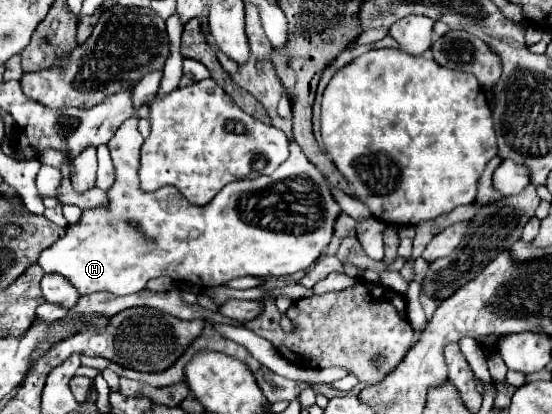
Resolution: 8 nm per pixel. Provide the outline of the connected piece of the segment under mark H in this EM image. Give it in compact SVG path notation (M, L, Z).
M132 117L132 119L126 119L116 135L108 141L108 149L110 149L110 155L112 155L112 163L114 163L114 183L112 187L106 191L108 195L108 205L104 207L94 207L94 209L84 209L82 211L82 217L78 223L74 225L66 225L66 233L64 237L60 237L52 247L44 249L38 263L40 267L44 269L44 273L60 273L64 275L66 279L70 279L78 293L80 295L88 295L88 293L94 293L94 291L112 291L114 295L128 295L128 293L136 293L140 289L146 287L148 279L152 277L160 277L160 275L168 275L168 277L176 277L174 281L188 281L188 283L196 283L200 287L216 287L216 285L222 285L230 279L236 279L236 277L246 277L246 275L252 275L252 277L282 277L282 275L292 275L292 273L298 273L298 271L304 271L308 269L322 253L322 249L330 243L332 239L332 227L334 227L334 221L336 217L342 213L340 207L336 205L336 201L332 199L330 195L330 185L326 183L326 179L322 177L322 173L306 159L306 155L302 153L300 145L296 141L292 141L292 153L290 157L286 159L286 163L280 165L280 169L270 175L270 177L256 177L256 179L246 179L246 181L232 181L228 185L224 185L220 189L220 193L204 207L192 207L192 203L188 203L184 199L184 195L180 195L180 191L176 191L176 187L160 187L160 191L140 191L140 179L138 179L138 169L140 169L140 147L142 147L142 135L138 131L138 117Z

